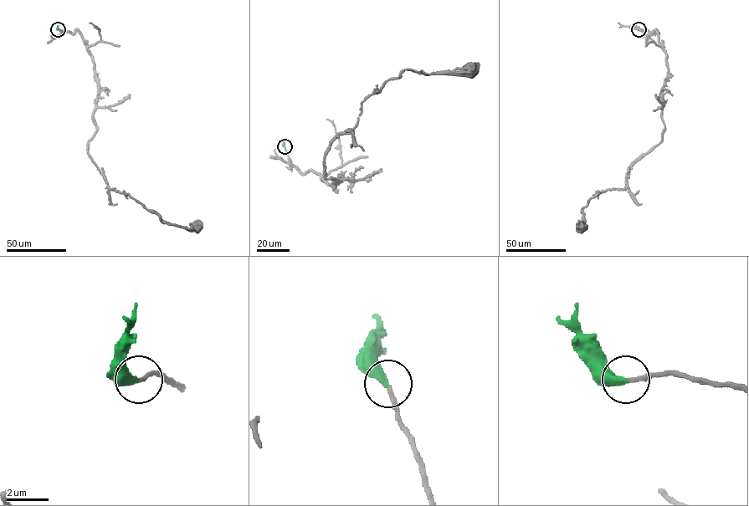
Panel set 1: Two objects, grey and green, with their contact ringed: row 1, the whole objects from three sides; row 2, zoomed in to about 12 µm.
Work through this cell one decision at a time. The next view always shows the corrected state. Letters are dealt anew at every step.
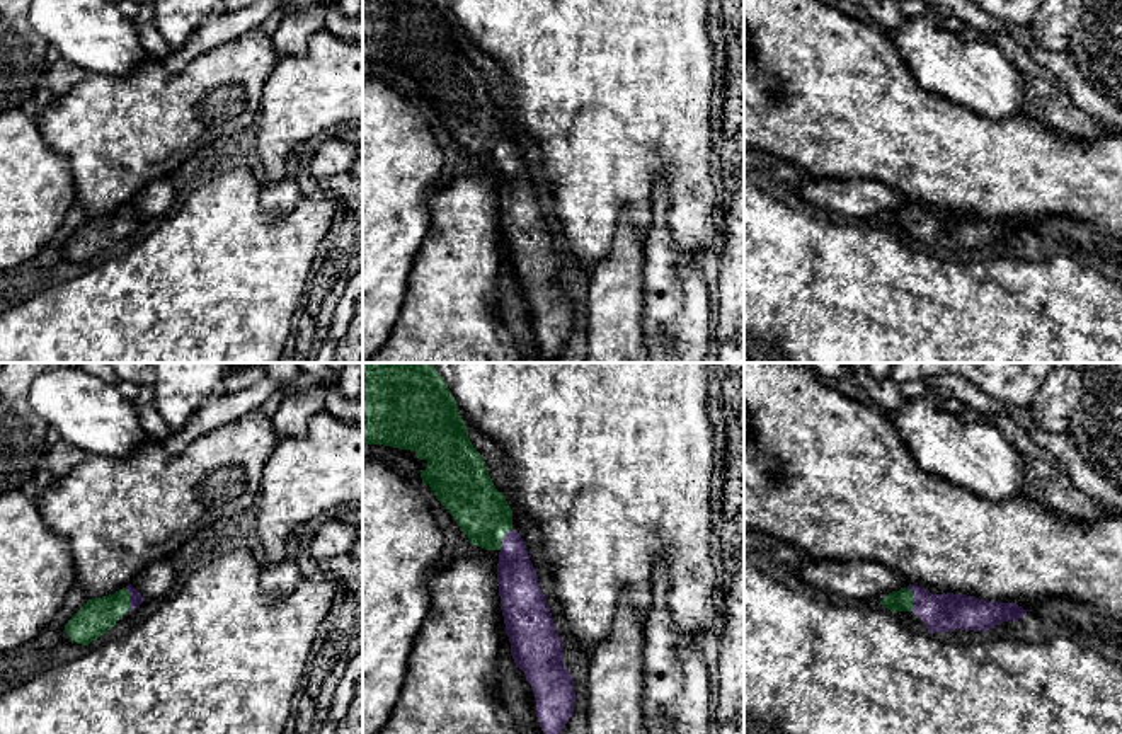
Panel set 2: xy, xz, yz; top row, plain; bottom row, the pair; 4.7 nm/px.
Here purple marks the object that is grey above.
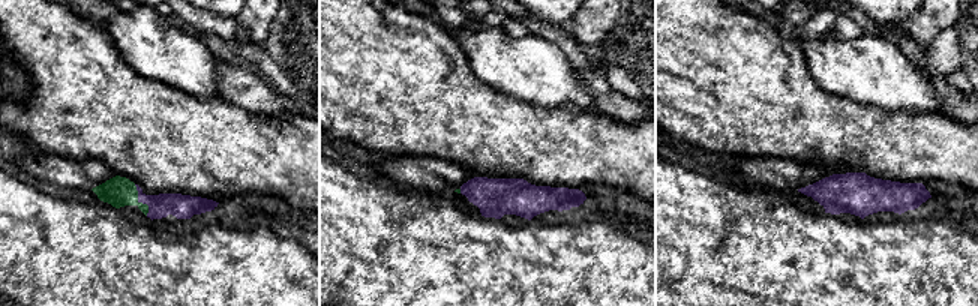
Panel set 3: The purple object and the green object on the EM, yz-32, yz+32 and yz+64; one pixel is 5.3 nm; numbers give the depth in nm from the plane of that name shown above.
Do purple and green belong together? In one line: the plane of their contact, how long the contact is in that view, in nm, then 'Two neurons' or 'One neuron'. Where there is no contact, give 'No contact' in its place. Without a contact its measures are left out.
Touches purple in yz. Shared border 120 nm. One neuron

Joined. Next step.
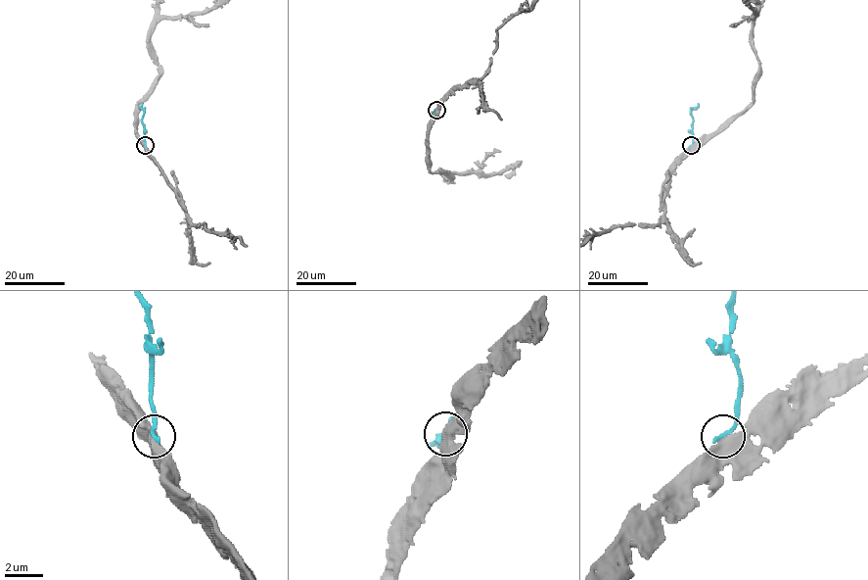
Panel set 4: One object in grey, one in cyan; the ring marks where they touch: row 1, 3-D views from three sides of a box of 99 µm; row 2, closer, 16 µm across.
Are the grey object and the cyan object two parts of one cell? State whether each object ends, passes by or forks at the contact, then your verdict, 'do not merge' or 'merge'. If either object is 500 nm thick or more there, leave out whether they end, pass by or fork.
do not merge

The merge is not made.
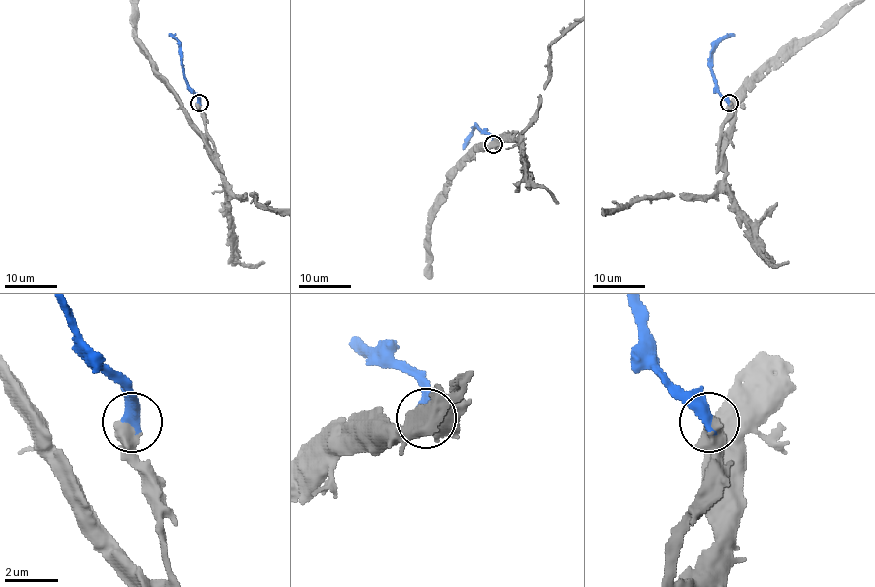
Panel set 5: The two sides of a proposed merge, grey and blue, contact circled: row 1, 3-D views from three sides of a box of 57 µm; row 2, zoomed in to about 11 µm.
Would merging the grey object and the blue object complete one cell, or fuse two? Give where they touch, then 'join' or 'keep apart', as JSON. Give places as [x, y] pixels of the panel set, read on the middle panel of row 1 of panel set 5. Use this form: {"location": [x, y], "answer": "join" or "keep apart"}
{"location": [493, 144], "answer": "join"}

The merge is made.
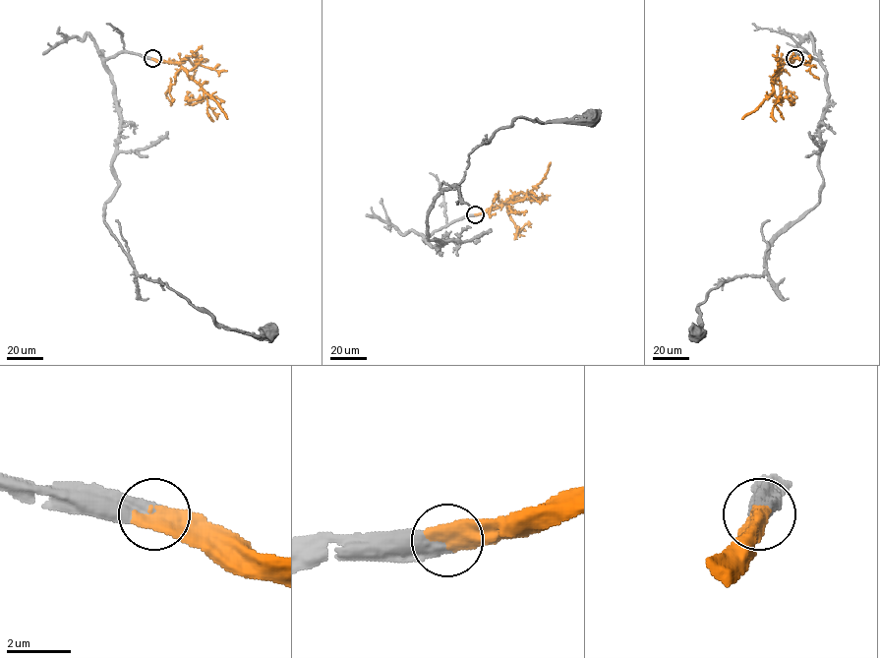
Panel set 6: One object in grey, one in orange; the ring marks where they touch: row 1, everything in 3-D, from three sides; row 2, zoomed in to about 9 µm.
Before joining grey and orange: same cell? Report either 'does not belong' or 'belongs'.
belongs

